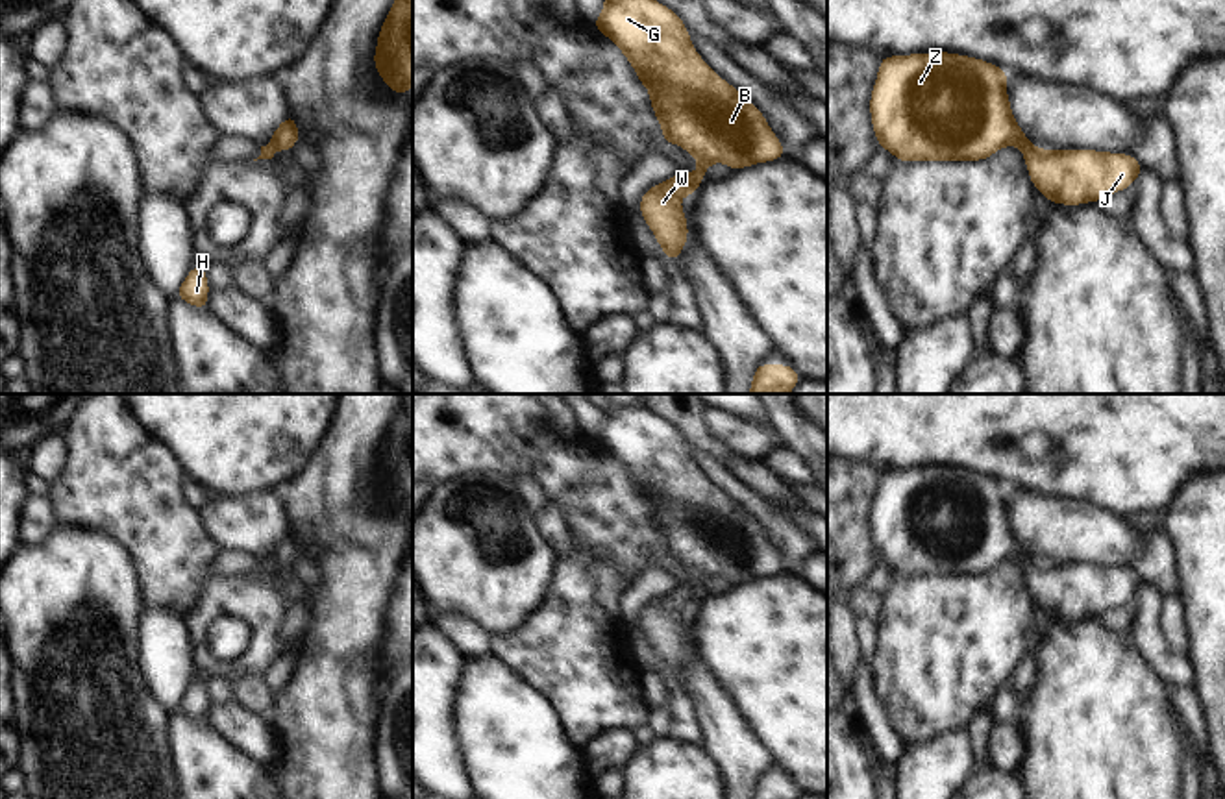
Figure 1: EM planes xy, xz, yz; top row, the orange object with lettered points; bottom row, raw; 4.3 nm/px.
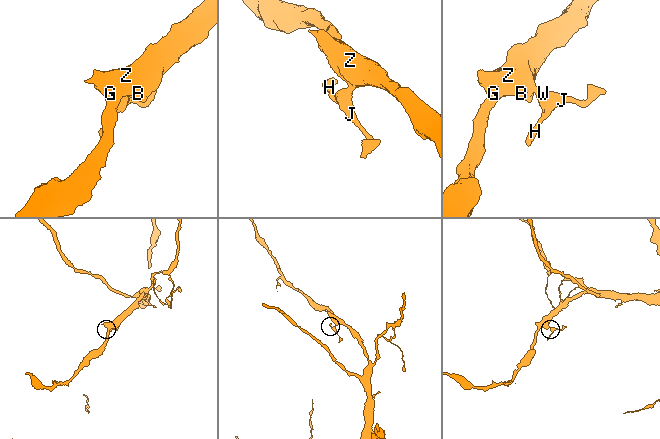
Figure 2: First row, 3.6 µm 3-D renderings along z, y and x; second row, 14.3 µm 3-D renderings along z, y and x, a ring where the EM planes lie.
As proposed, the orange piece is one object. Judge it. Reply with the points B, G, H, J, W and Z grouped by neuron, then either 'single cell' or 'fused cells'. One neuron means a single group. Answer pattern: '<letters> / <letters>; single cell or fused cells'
B G Z / H J W; fused cells

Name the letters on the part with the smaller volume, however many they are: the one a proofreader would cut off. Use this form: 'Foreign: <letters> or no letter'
Foreign: H, J, W

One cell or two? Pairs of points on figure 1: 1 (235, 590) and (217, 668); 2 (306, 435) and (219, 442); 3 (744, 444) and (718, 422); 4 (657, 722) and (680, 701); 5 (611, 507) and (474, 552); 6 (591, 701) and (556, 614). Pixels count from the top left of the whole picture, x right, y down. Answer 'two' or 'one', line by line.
1: one
2: one
3: one
4: one
5: two
6: one

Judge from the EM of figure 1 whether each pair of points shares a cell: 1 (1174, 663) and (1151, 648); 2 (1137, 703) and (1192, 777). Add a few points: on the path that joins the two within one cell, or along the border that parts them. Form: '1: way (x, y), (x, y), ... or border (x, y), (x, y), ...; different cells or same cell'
1: way (1168, 661), (1157, 650); same cell
2: border (1190, 740), (1181, 779); different cells

